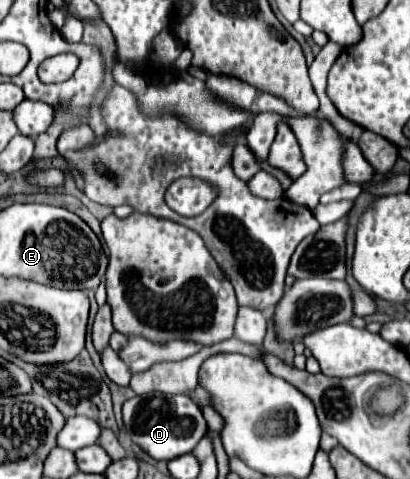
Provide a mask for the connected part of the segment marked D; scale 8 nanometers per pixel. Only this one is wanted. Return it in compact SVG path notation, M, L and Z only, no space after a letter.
M181 394L133 396L123 404L123 420L129 438L155 460L169 462L181 454L187 454L207 434L207 422L201 408L189 396Z

